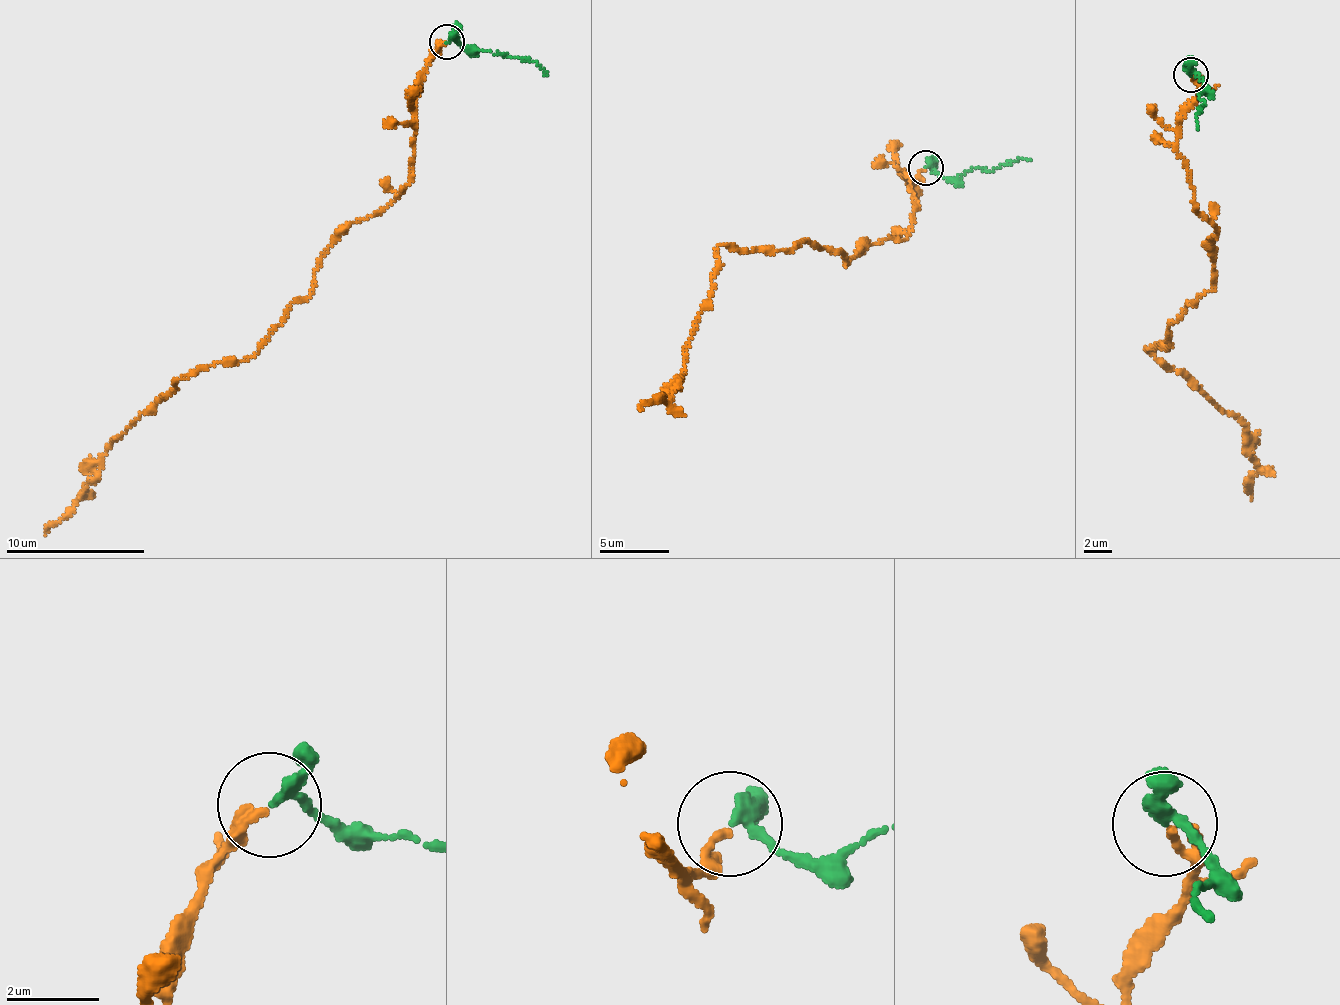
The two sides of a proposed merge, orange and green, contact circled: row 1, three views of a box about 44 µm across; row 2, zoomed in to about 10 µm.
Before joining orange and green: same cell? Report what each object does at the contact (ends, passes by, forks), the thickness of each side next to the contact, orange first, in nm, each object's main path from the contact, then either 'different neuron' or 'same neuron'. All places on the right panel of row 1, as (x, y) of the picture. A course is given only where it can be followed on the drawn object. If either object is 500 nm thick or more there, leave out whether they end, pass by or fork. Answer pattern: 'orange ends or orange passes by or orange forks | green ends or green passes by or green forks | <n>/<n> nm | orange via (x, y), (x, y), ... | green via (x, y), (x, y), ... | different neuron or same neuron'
orange ends | green passes by | 160/240 nm | orange via (1193, 75), (1177, 154), (1218, 231), (1212, 284), (1169, 347), (1145, 350), (1245, 427), (1251, 500) | green via (1190, 75), (1195, 73), (1206, 87), (1198, 98), (1205, 105), (1201, 108), (1198, 129) | same neuron

